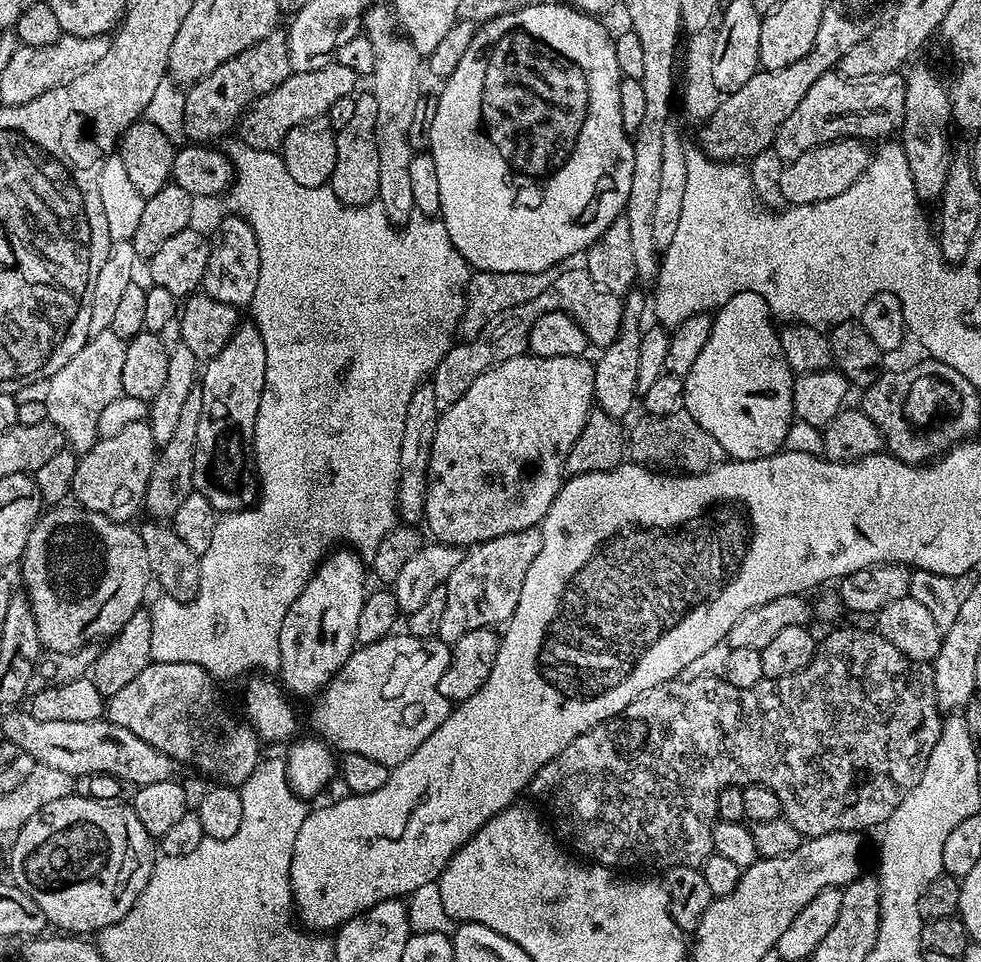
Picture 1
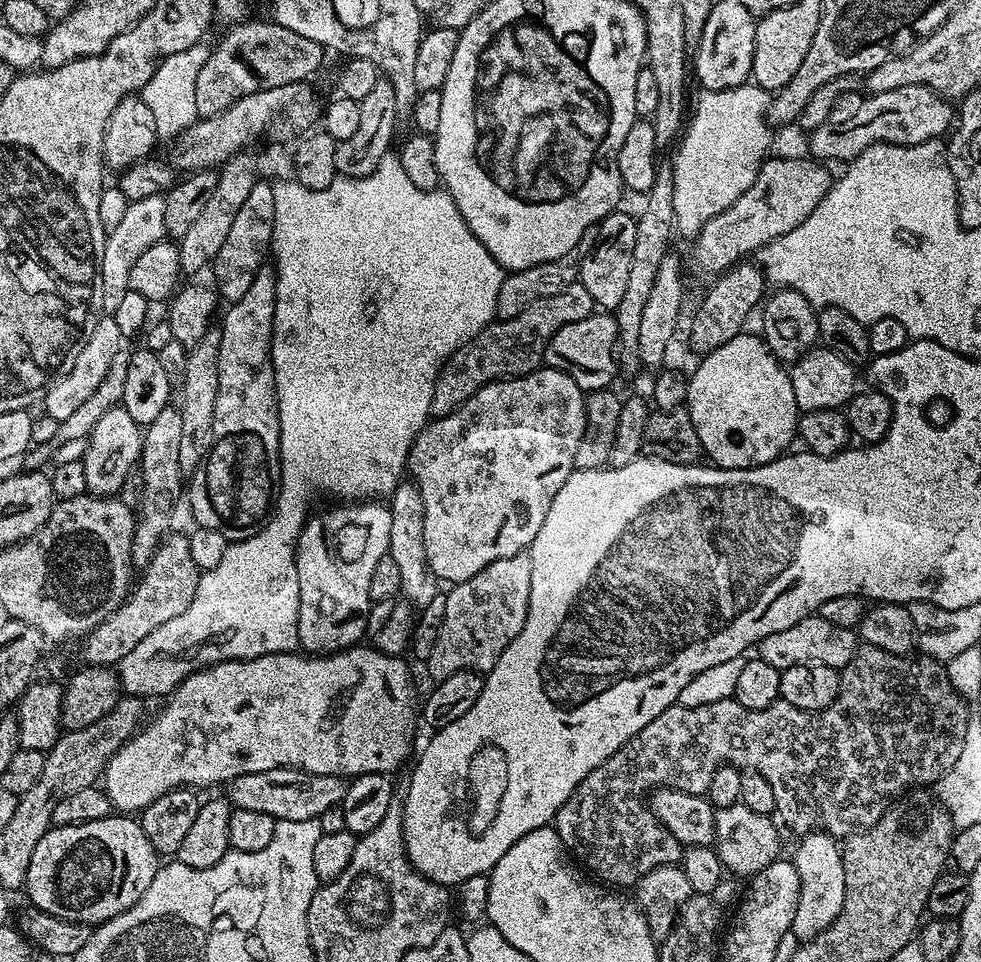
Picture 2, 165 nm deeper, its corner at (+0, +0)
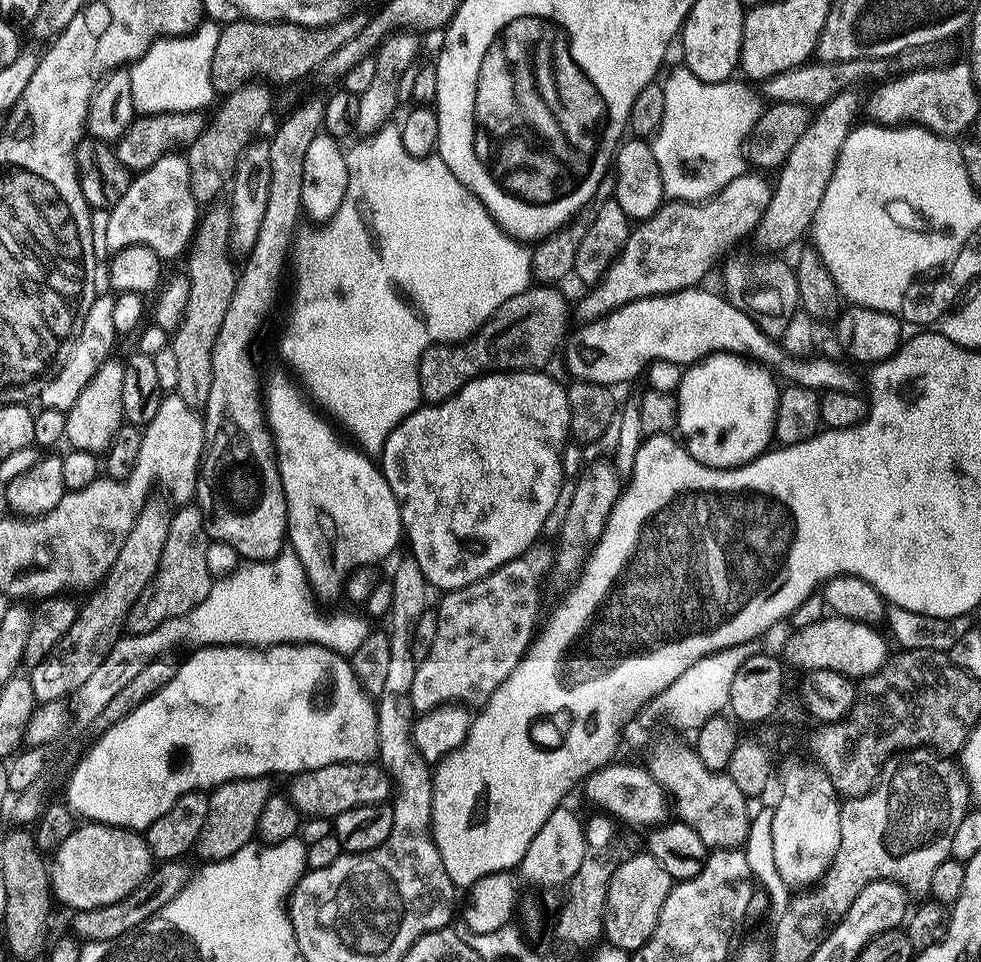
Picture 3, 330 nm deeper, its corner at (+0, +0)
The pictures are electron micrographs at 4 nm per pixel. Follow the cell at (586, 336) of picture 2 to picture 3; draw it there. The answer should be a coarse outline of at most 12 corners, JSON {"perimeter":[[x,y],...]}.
{"perimeter":[[727,295],[643,296],[581,323],[569,377],[617,386],[654,360],[733,352],[815,392],[856,380],[793,358]]}

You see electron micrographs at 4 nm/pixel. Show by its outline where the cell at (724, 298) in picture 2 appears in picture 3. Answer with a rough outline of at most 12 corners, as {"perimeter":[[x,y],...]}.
{"perimeter":[[862,100],[819,105],[779,166],[757,246],[811,229]]}

